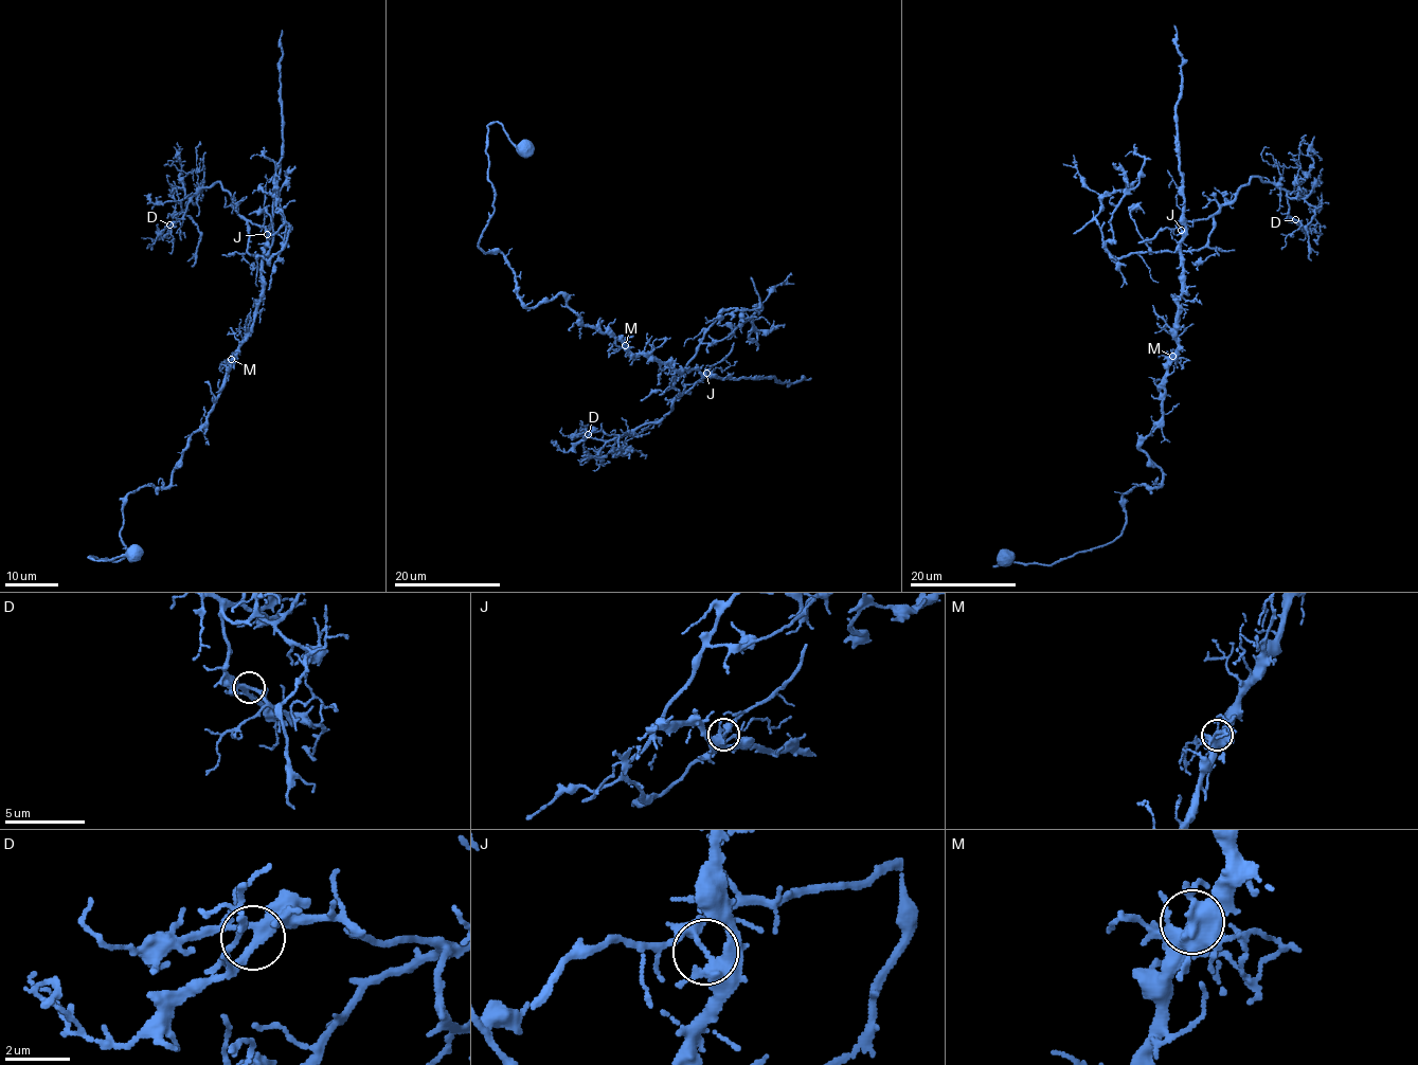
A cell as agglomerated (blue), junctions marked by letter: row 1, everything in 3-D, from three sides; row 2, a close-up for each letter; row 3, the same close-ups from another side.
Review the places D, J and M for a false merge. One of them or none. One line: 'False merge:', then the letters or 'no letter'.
False merge: J

